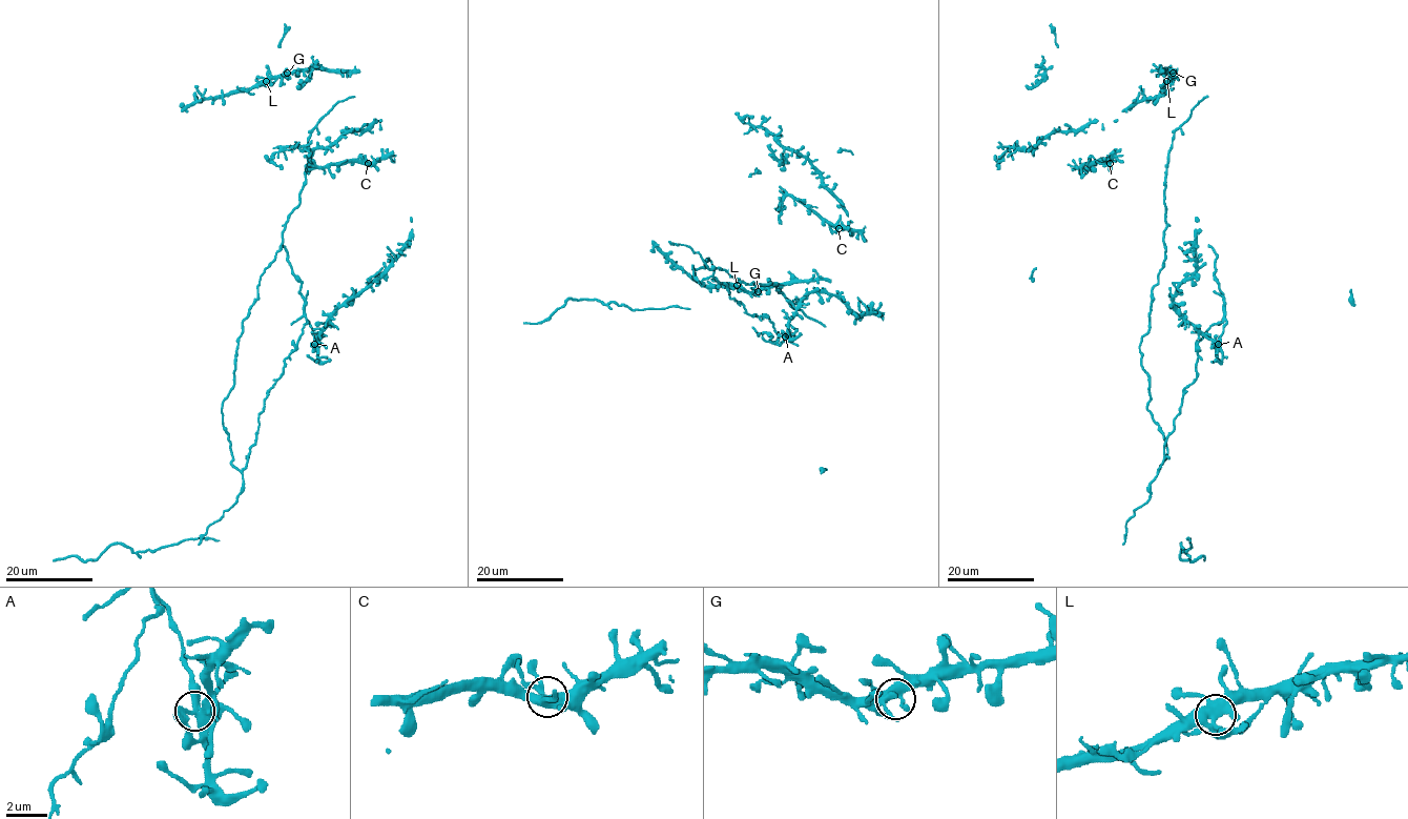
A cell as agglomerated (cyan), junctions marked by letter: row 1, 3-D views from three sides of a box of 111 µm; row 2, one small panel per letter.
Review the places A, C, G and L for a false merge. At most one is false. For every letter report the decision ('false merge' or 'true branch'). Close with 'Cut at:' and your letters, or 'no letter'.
A: false merge
C: true branch
G: true branch
L: true branch
Cut at: A

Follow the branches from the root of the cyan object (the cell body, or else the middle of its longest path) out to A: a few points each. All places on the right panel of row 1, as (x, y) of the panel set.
A: (1151, 303), (1139, 352), (1167, 450), (1158, 471), (1197, 343), (1224, 320), (1218, 344)

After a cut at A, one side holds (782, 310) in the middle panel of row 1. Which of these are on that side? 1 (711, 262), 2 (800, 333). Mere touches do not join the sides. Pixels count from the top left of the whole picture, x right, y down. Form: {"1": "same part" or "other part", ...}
{"1": "other part", "2": "same part"}

